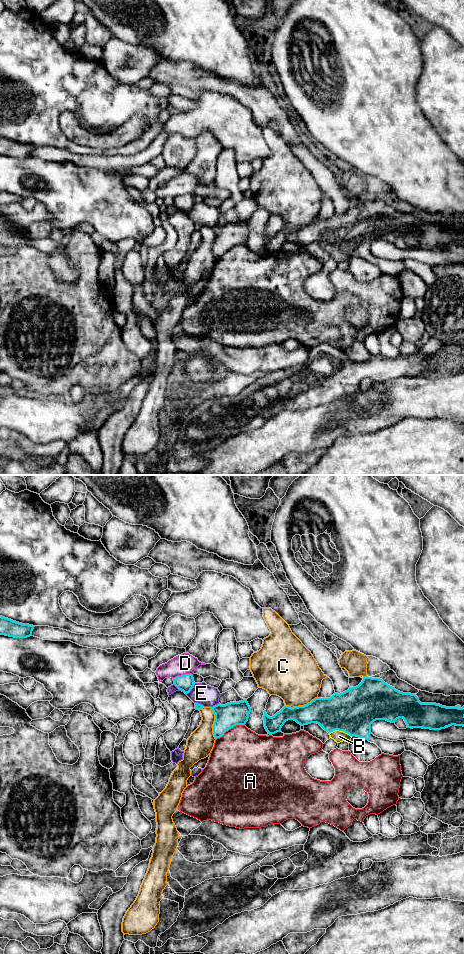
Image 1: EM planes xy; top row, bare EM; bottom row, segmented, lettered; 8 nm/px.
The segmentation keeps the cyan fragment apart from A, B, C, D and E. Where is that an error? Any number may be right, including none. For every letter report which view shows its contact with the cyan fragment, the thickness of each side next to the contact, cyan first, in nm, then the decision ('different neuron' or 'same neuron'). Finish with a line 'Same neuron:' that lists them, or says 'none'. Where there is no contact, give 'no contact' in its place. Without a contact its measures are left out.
A: meets cyan in xy; 200 nm thick on the cyan side, 460 nm on the other; different neuron
B: meets cyan in xy; 360 nm thick on the cyan side, 100 nm on the other; different neuron
C: meets cyan in xy; 260 nm thick on the cyan side, 400 nm on the other; different neuron
D: meets cyan in xy; 140 nm thick on the cyan side, 160 nm on the other; different neuron
E: meets cyan in xy; 140 nm thick on the cyan side, 170 nm on the other; different neuron
Same neuron: none

